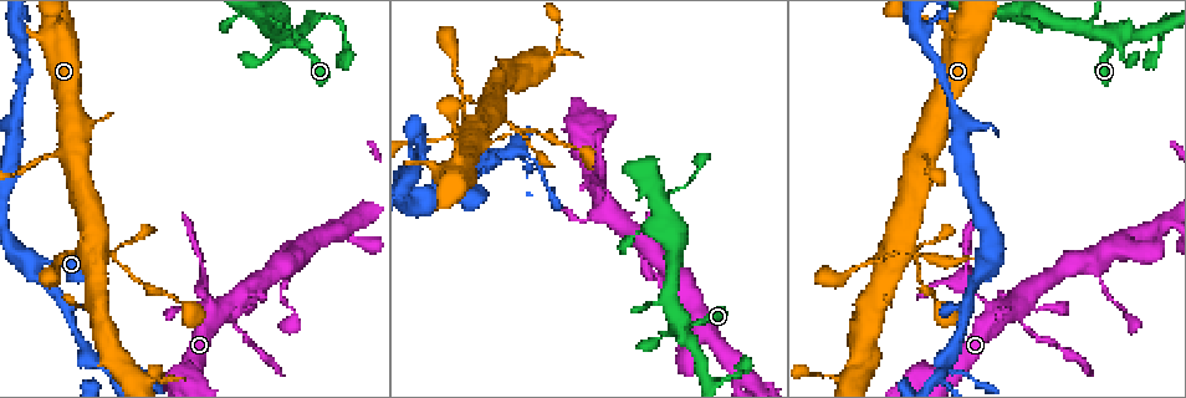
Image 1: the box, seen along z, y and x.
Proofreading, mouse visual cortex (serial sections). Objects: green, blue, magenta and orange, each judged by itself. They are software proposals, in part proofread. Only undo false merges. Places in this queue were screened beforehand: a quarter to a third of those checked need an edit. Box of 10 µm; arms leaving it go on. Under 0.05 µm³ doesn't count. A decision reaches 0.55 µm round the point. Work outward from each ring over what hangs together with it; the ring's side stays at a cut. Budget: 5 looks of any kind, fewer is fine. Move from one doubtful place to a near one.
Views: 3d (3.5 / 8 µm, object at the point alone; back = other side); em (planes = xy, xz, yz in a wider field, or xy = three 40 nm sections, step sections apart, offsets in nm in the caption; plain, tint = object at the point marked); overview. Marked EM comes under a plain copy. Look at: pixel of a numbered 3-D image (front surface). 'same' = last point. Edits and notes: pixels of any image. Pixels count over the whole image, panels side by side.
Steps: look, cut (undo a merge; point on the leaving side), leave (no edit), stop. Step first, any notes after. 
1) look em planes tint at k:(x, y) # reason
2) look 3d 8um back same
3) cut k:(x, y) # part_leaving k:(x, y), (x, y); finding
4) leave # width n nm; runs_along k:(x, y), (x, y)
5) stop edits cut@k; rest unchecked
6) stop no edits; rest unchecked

look 3d 3.5um back at 1:(1020, 318) # two arms in line, one across

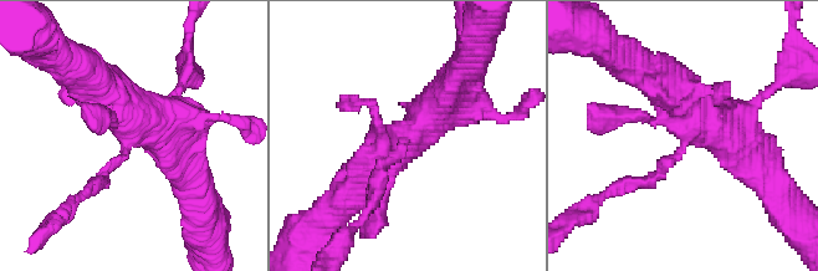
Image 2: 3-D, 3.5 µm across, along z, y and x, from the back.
look em xy step 5 tint at 2:(686, 137)

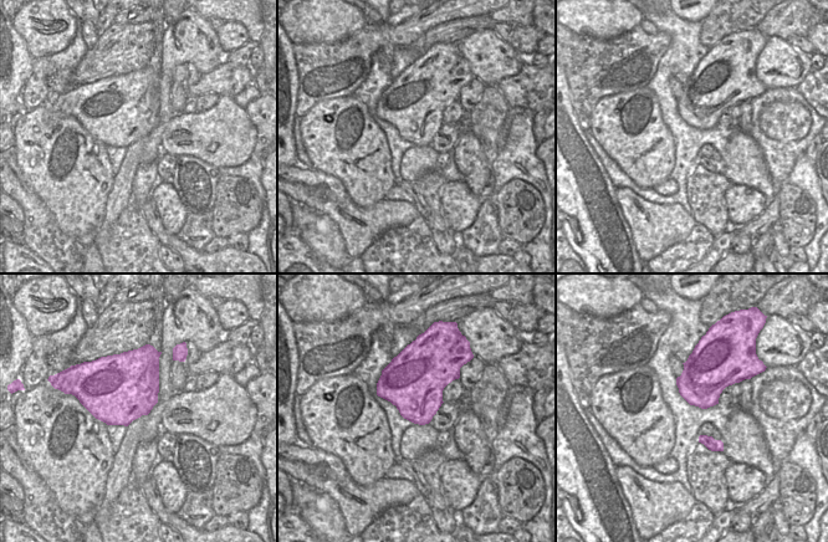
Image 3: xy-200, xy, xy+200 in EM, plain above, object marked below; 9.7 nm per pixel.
cut 2:(661, 174) # part_leaving 2:(680, 148), (658, 175), (594, 205); two cells meet here

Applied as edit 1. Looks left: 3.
look 3d 3.5um at 1:(961, 333) # thin neck

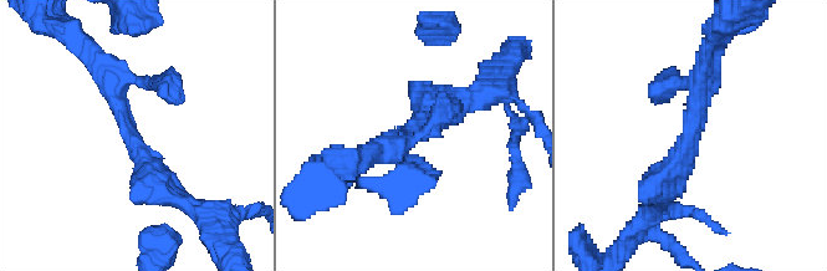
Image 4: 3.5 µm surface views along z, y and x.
look em xy step 3 tint at 4:(690, 133) # arm_widths 300, 300 nm; need the tissue

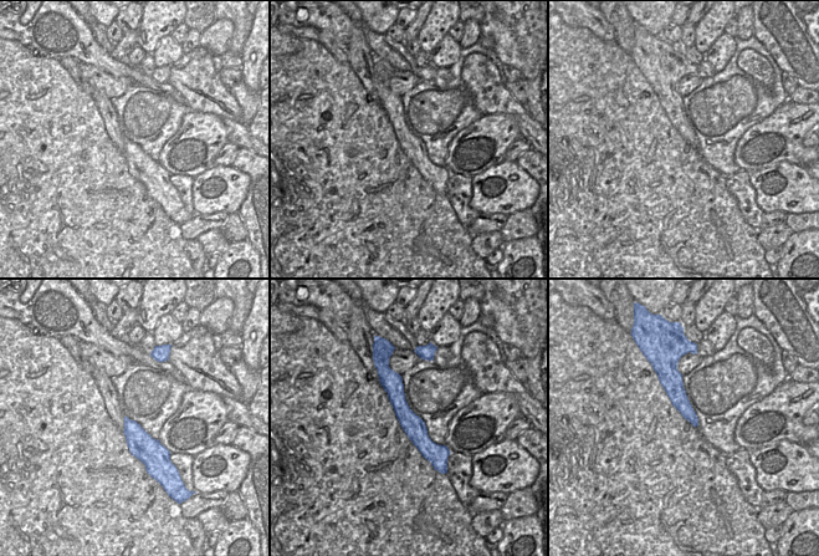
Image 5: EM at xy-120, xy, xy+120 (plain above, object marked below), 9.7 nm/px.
leave # runs_along 4:(101, 61), (128, 138), (174, 199); one cell here

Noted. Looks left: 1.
stop edits cut@2; rest unchecked

